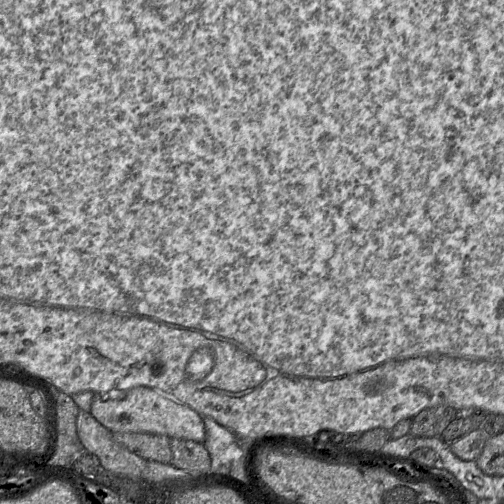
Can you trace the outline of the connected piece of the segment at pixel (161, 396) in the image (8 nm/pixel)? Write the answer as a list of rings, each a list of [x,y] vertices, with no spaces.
[[[139,386],[130,389],[124,398],[109,398],[94,394],[90,414],[111,432],[143,432],[203,443],[203,417],[190,407],[163,392]]]

